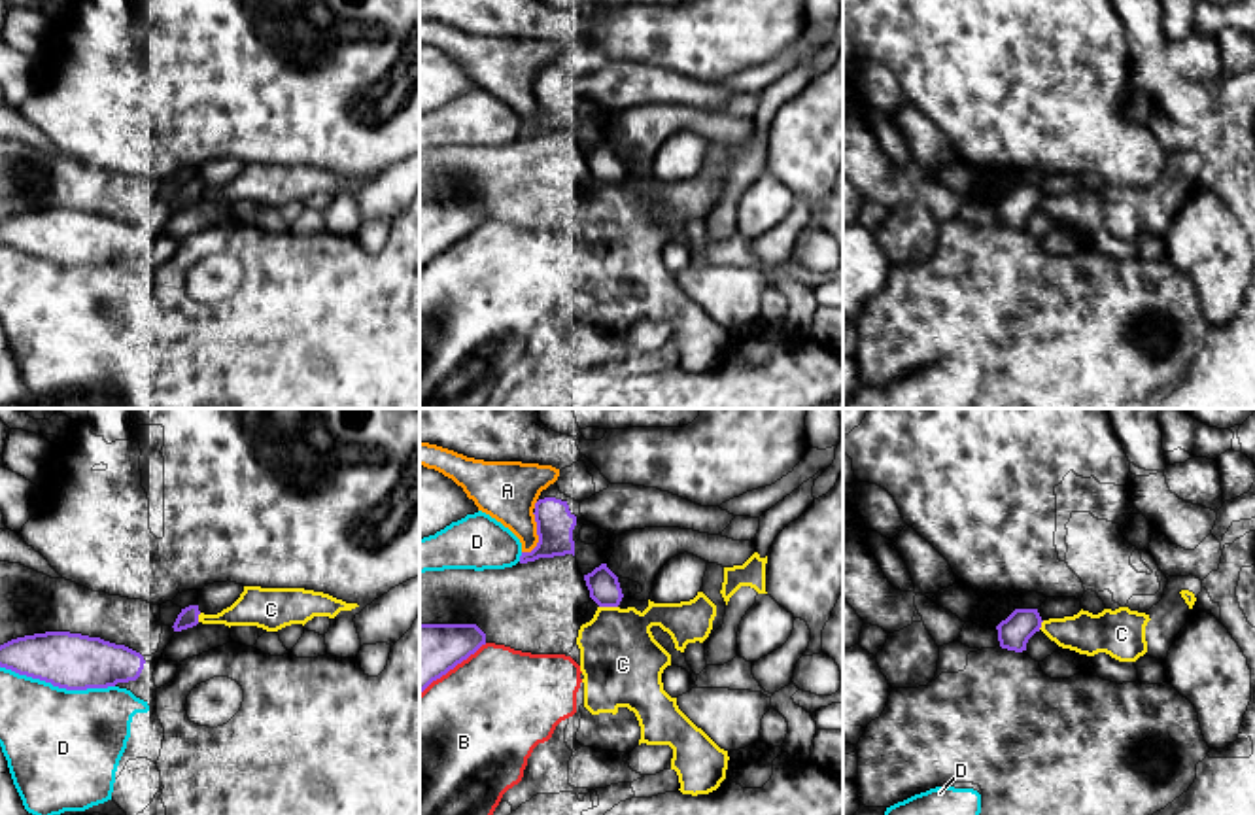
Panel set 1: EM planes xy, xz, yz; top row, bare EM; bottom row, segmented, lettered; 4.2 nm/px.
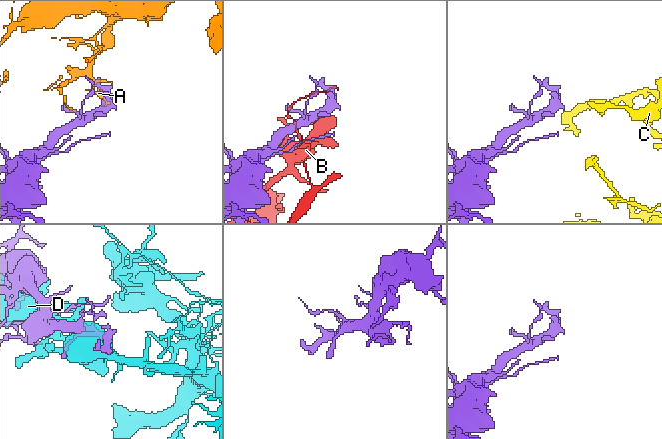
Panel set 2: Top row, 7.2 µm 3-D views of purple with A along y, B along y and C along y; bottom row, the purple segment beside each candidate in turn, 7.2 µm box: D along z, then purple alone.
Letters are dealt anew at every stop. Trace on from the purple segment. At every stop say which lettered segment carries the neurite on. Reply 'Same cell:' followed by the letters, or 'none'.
Same cell: none

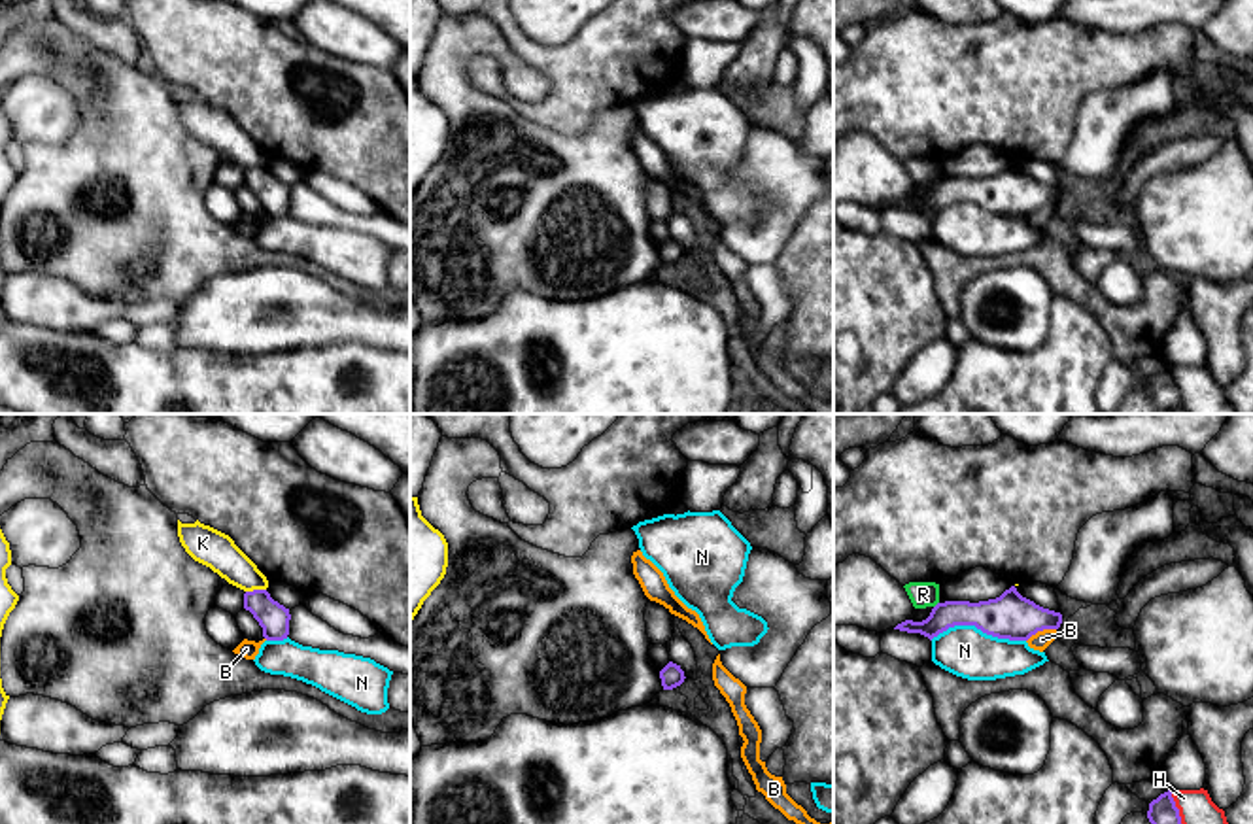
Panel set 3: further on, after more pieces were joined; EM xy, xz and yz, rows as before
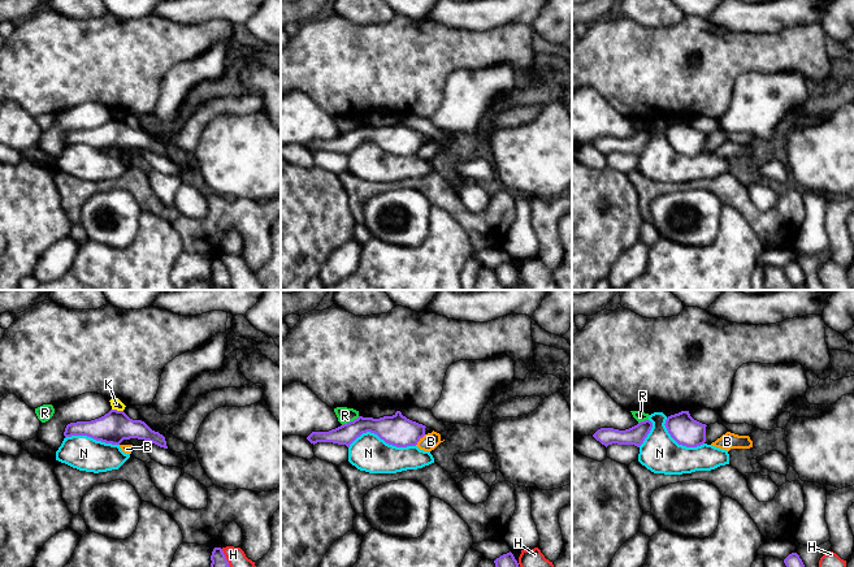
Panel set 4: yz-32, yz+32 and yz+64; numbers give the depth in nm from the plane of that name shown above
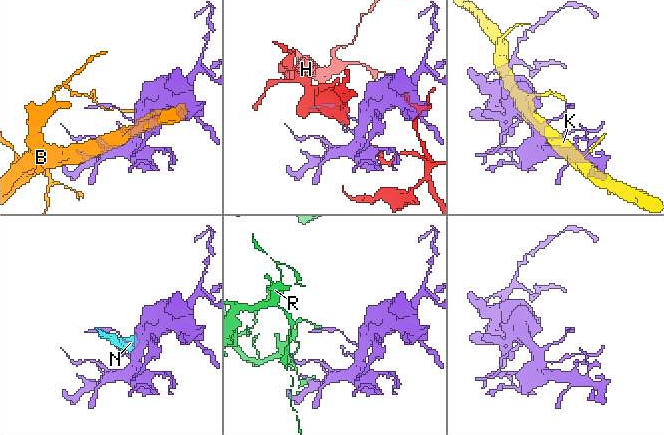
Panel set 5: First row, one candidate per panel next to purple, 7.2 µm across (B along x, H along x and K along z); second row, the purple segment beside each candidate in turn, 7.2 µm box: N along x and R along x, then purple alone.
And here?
Same cell: none

